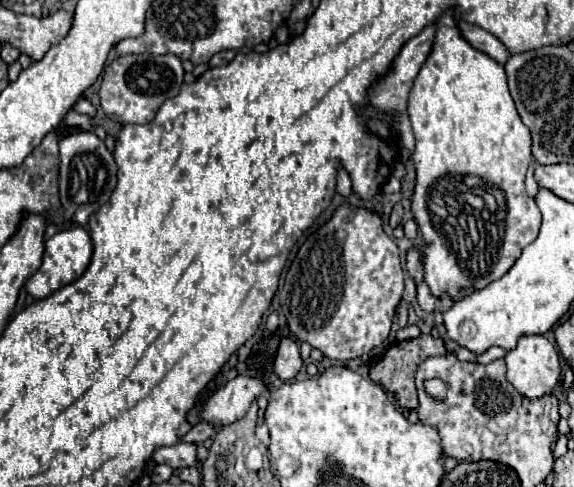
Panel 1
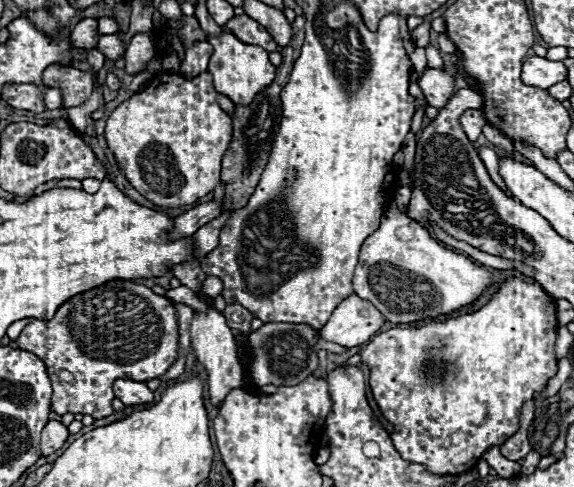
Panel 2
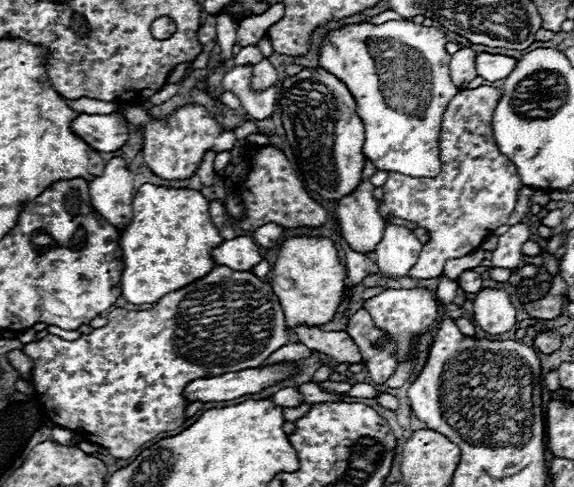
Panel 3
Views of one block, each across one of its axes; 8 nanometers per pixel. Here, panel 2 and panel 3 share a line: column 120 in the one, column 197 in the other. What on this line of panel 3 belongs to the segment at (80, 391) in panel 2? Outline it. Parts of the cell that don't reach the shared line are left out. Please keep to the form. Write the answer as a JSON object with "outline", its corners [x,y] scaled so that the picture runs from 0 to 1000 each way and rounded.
{"outline":[[[376,546],[362,567],[307,595],[307,600],[296,600],[289,604],[286,612],[279,612],[279,620],[265,632],[265,637],[240,637],[240,641],[223,641],[216,632],[202,632],[188,645],[188,669],[181,674],[164,674],[160,686],[146,686],[143,694],[136,698],[108,698],[101,690],[91,690],[84,686],[80,694],[66,698],[66,702],[56,702],[56,706],[45,706],[42,710],[42,727],[56,735],[59,743],[59,756],[56,756],[56,793],[63,801],[63,813],[70,821],[70,830],[77,834],[84,858],[98,871],[98,875],[108,875],[108,879],[122,879],[136,891],[143,891],[153,908],[160,912],[171,912],[185,924],[192,924],[192,932],[199,940],[226,940],[247,912],[254,912],[258,903],[272,899],[275,891],[289,887],[289,883],[303,883],[310,875],[321,871],[321,846],[324,846],[324,825],[317,817],[317,805],[321,805],[321,793],[331,789],[334,780],[345,780],[345,776],[369,776],[369,772],[383,772],[383,768],[394,768],[394,764],[415,764],[415,760],[425,760],[425,756],[439,756],[439,752],[449,752],[456,739],[463,739],[474,723],[481,723],[484,715],[505,706],[509,694],[498,678],[498,653],[495,653],[495,637],[481,612],[481,604],[474,600],[474,587],[456,579],[449,567],[443,567],[439,559],[411,559],[397,546]]]}

